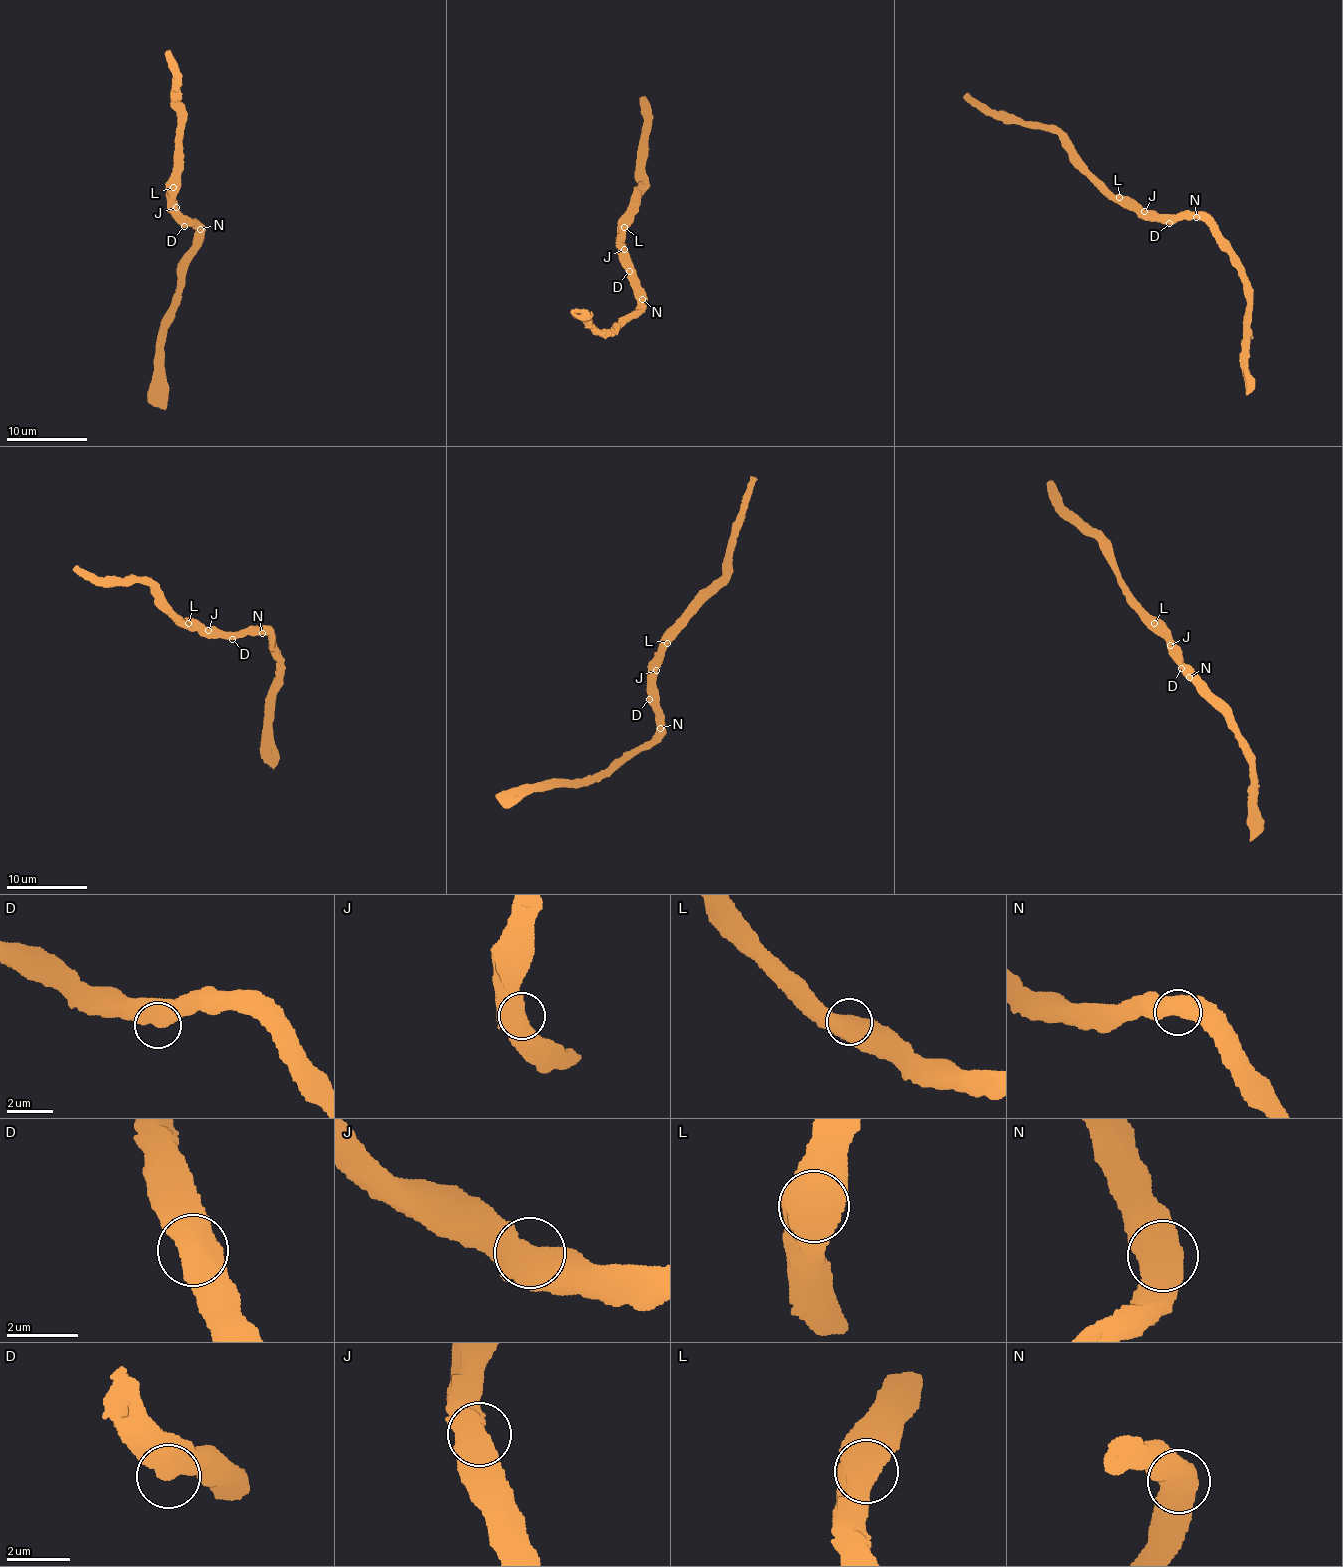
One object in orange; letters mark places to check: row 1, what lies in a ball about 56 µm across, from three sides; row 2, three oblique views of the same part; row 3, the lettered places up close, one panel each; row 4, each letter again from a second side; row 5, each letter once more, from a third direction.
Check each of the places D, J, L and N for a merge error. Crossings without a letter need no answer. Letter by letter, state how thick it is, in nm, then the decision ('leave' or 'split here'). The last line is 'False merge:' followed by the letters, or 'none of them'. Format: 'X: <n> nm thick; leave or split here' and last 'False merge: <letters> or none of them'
D: 500 nm thick; leave
J: 600 nm thick; leave
L: 750 nm thick; leave
N: 650 nm thick; leave
False merge: none of them

